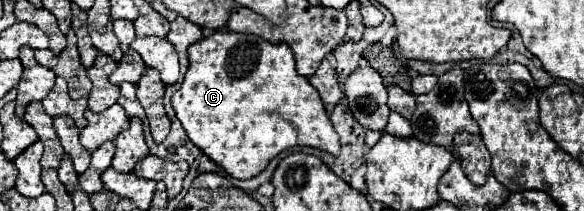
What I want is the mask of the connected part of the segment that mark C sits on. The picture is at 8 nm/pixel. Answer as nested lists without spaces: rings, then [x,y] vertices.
[[[214,31],[214,35],[200,39],[188,51],[190,67],[182,87],[172,95],[172,107],[190,141],[216,165],[220,165],[234,179],[252,179],[266,169],[266,165],[286,149],[314,147],[338,155],[340,141],[334,131],[318,91],[306,77],[300,77],[294,67],[294,53],[286,43],[268,43],[262,37]]]

